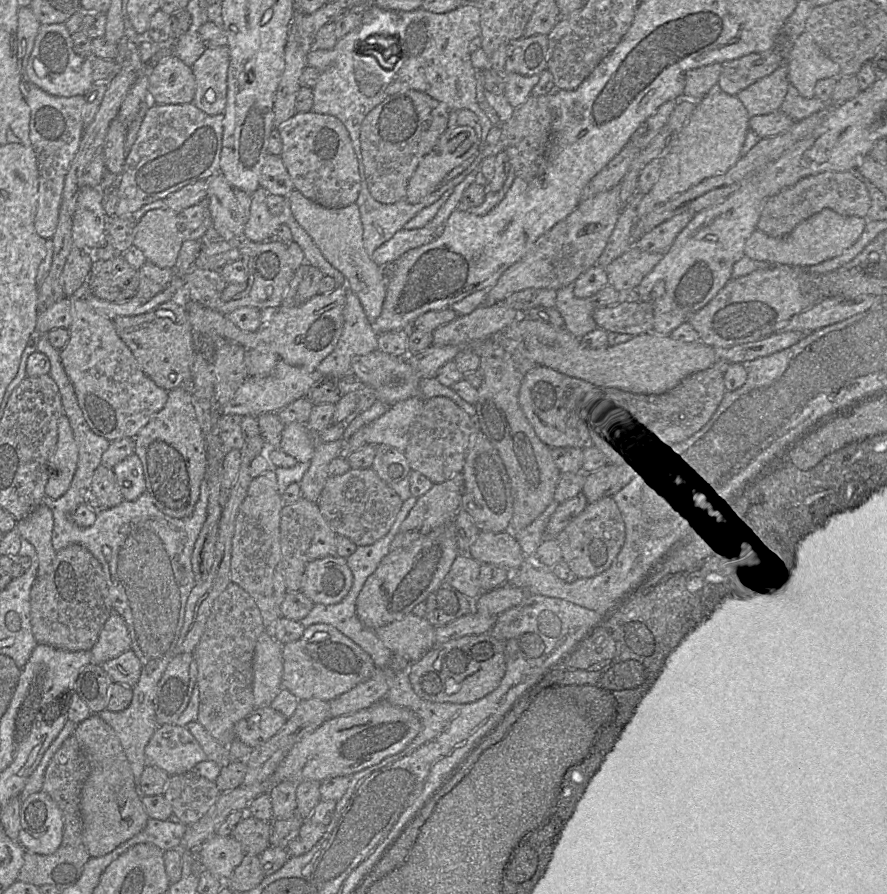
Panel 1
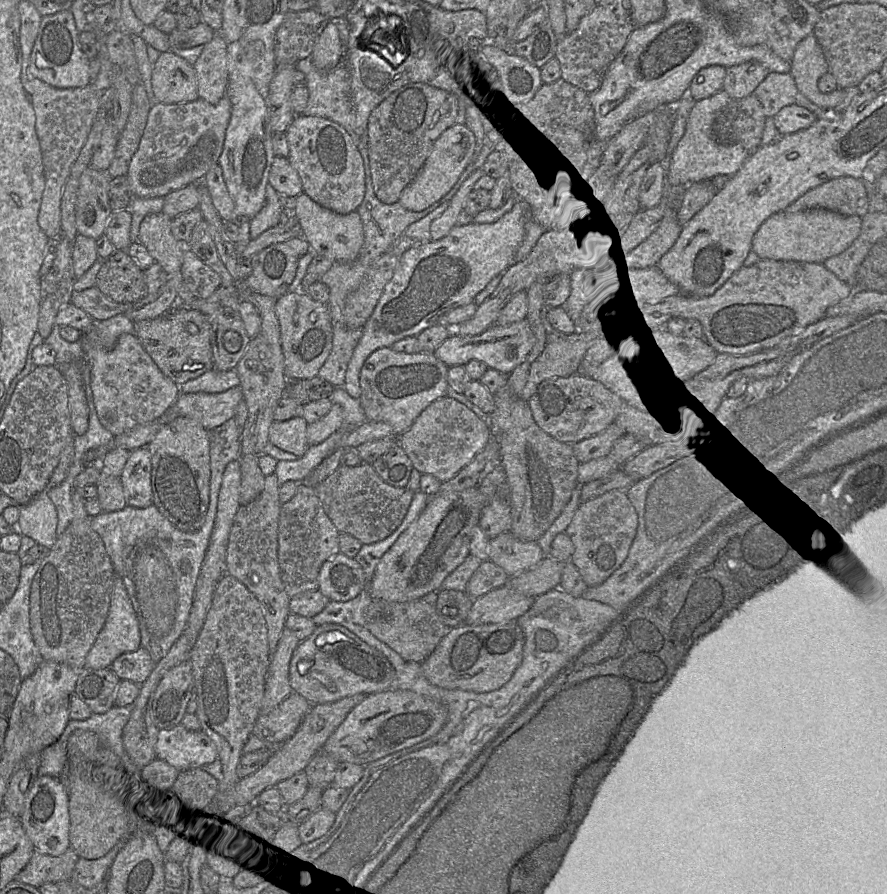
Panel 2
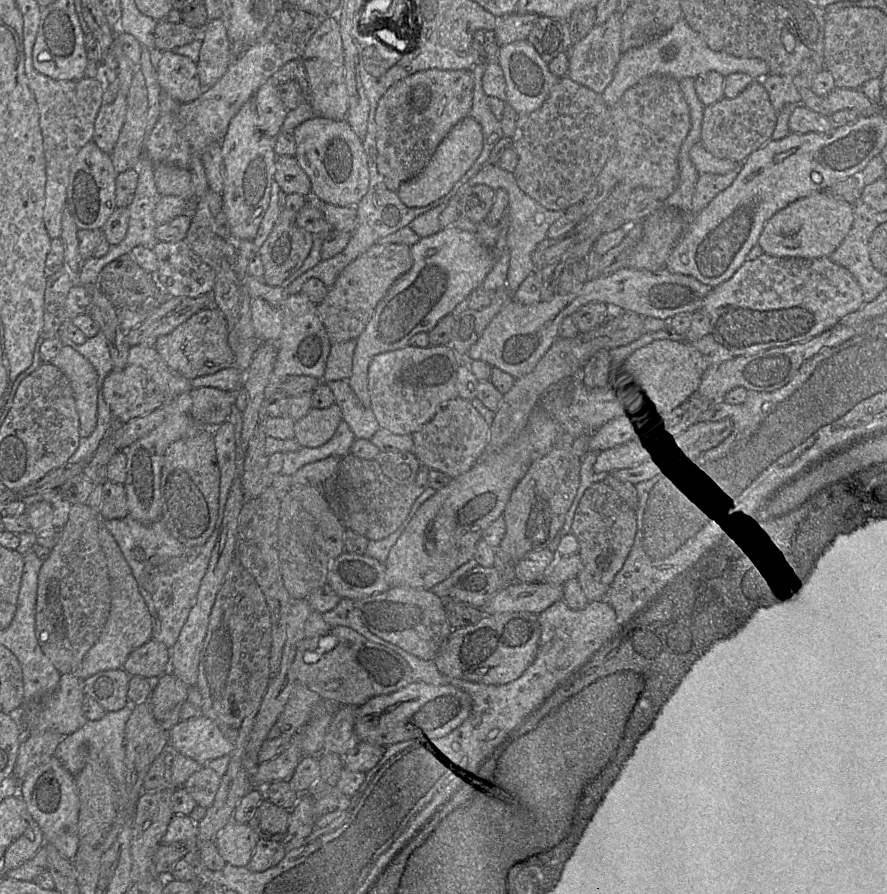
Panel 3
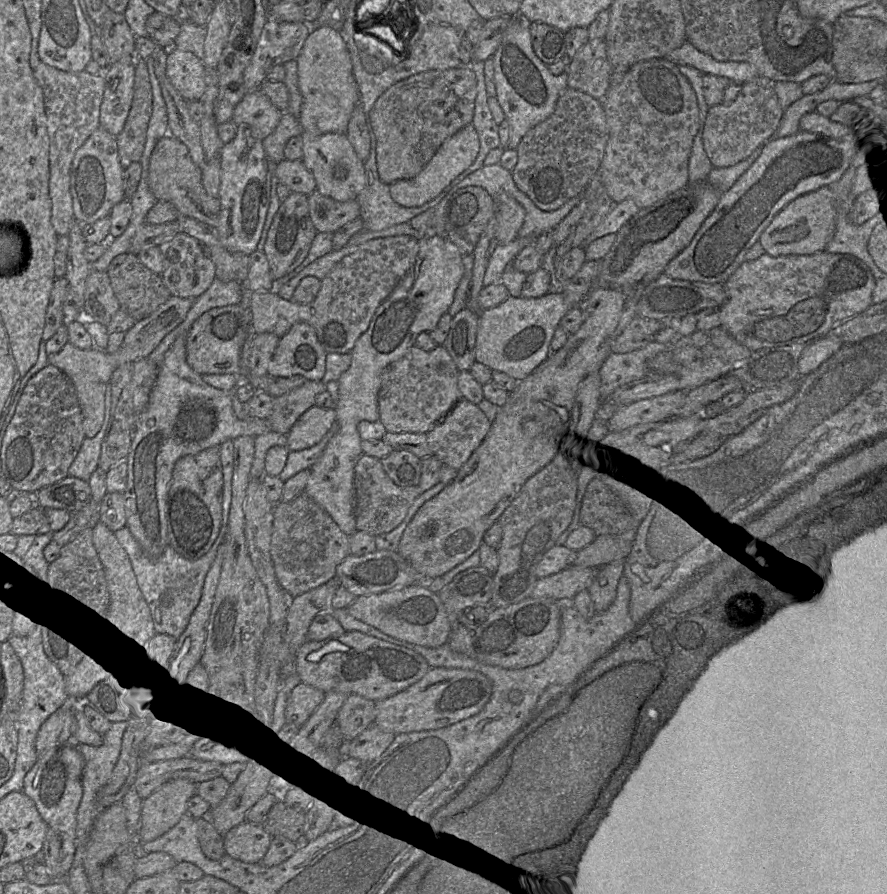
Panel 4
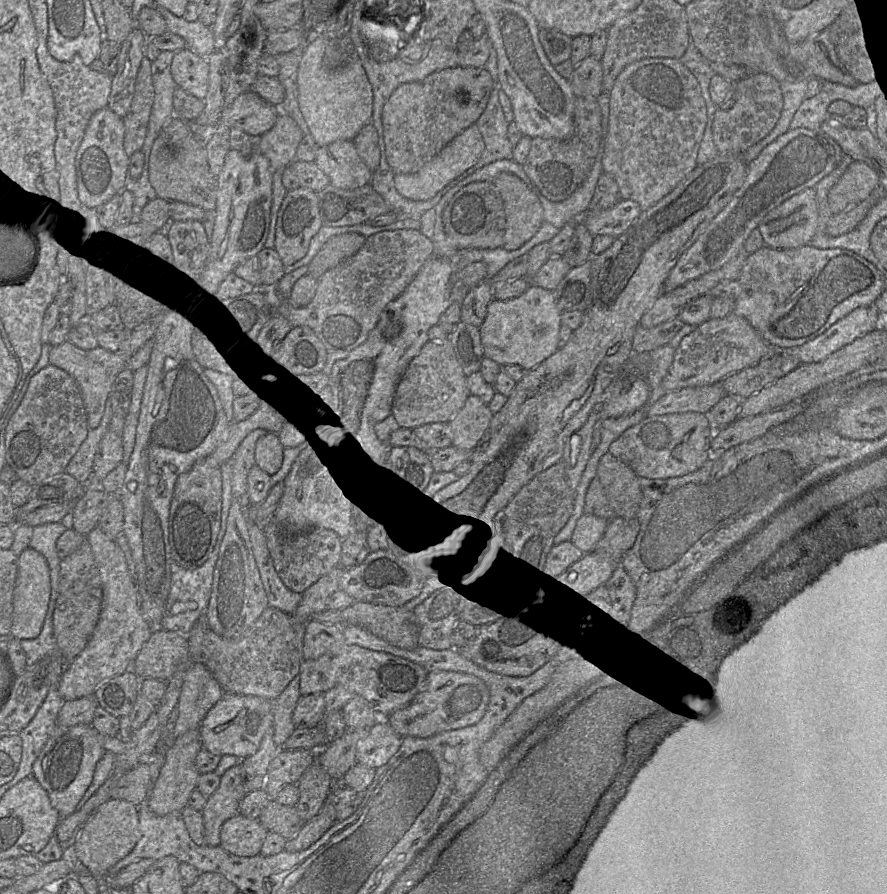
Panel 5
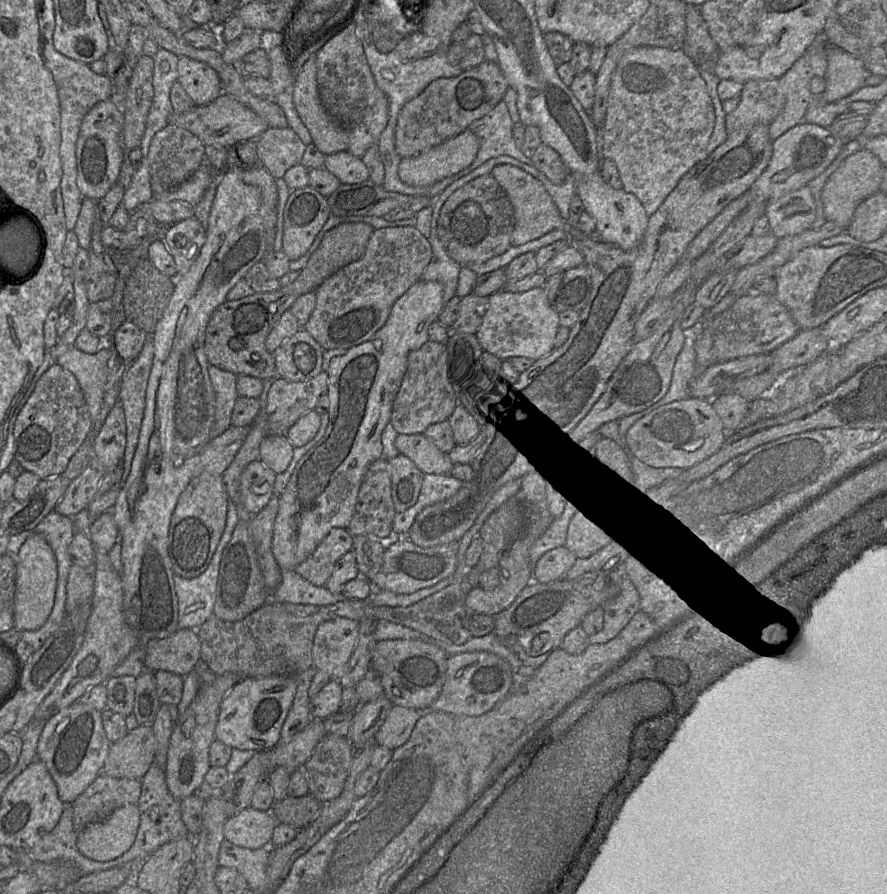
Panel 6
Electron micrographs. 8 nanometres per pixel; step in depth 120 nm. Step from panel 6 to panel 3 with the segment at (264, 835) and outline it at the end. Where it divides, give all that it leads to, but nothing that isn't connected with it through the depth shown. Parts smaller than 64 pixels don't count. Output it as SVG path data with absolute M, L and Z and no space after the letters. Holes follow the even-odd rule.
M228 824L213 840L225 863L235 868L247 868L258 839L245 824Z

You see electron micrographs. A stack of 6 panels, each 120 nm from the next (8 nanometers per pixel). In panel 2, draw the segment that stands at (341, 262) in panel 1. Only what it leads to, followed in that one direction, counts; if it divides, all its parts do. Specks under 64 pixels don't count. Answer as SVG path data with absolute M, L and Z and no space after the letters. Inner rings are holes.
M302 192L296 197L295 218L300 225L301 236L306 239L313 252L329 250L335 262L341 263L352 262L358 257L364 244L364 231L357 211L348 214L335 213Z

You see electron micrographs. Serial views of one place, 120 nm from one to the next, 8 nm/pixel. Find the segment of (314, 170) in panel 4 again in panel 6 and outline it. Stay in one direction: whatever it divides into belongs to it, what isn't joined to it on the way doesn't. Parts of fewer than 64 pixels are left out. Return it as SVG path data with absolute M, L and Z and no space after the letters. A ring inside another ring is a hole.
M343 150L325 156L323 168L336 176L341 184L357 184L369 179L361 158Z

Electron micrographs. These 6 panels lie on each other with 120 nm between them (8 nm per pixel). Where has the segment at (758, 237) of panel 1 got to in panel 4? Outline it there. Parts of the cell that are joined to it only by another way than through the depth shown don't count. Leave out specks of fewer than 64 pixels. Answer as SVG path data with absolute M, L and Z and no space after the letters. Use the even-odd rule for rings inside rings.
M823 186L787 204L761 233L759 241L765 253L772 256L814 254L825 250L835 227L836 207L833 189Z

